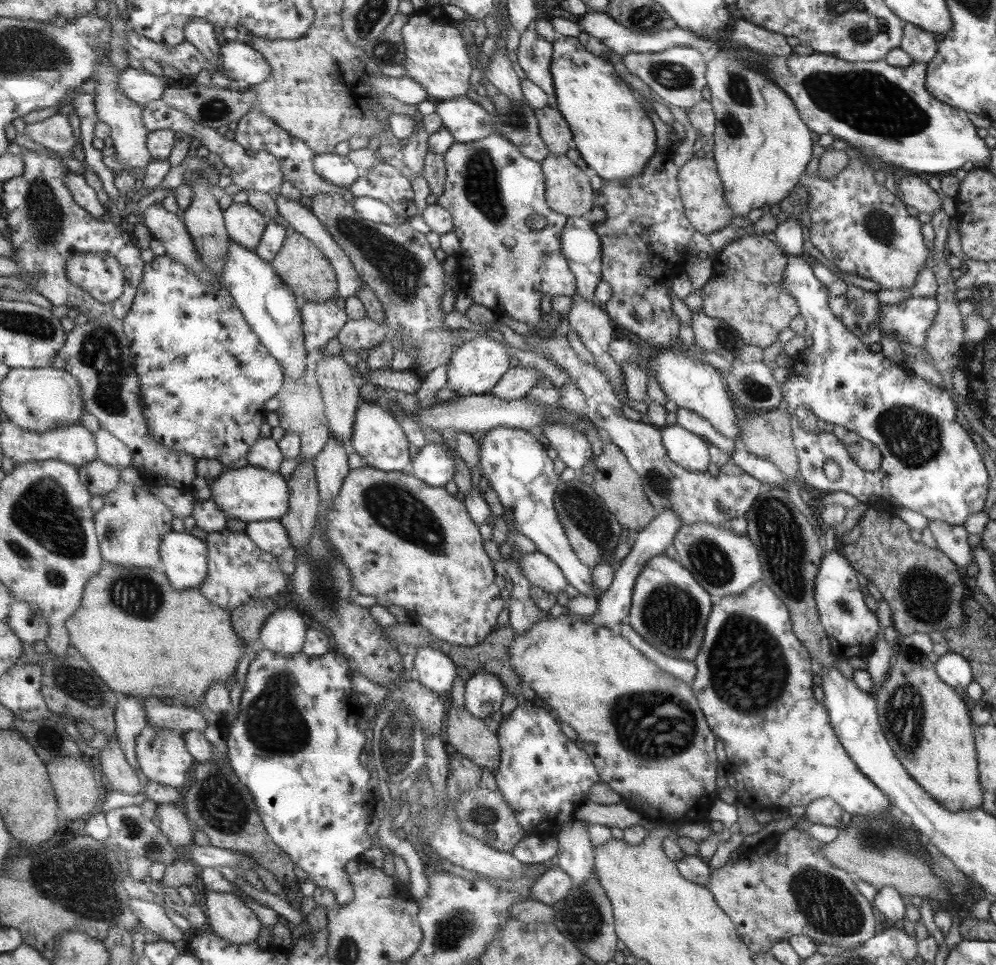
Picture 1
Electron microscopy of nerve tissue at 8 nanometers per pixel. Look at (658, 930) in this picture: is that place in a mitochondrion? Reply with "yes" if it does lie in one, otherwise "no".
no

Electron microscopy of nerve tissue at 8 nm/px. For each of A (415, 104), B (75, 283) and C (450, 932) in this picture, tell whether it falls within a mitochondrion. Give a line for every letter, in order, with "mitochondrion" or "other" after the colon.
A: other
B: other
C: mitochondrion

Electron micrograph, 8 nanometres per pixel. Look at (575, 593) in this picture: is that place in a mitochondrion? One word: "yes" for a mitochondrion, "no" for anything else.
no

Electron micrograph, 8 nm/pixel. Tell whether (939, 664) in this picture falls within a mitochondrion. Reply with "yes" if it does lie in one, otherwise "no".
no

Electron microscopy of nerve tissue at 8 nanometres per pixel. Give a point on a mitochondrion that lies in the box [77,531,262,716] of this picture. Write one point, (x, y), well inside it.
(137, 594)

